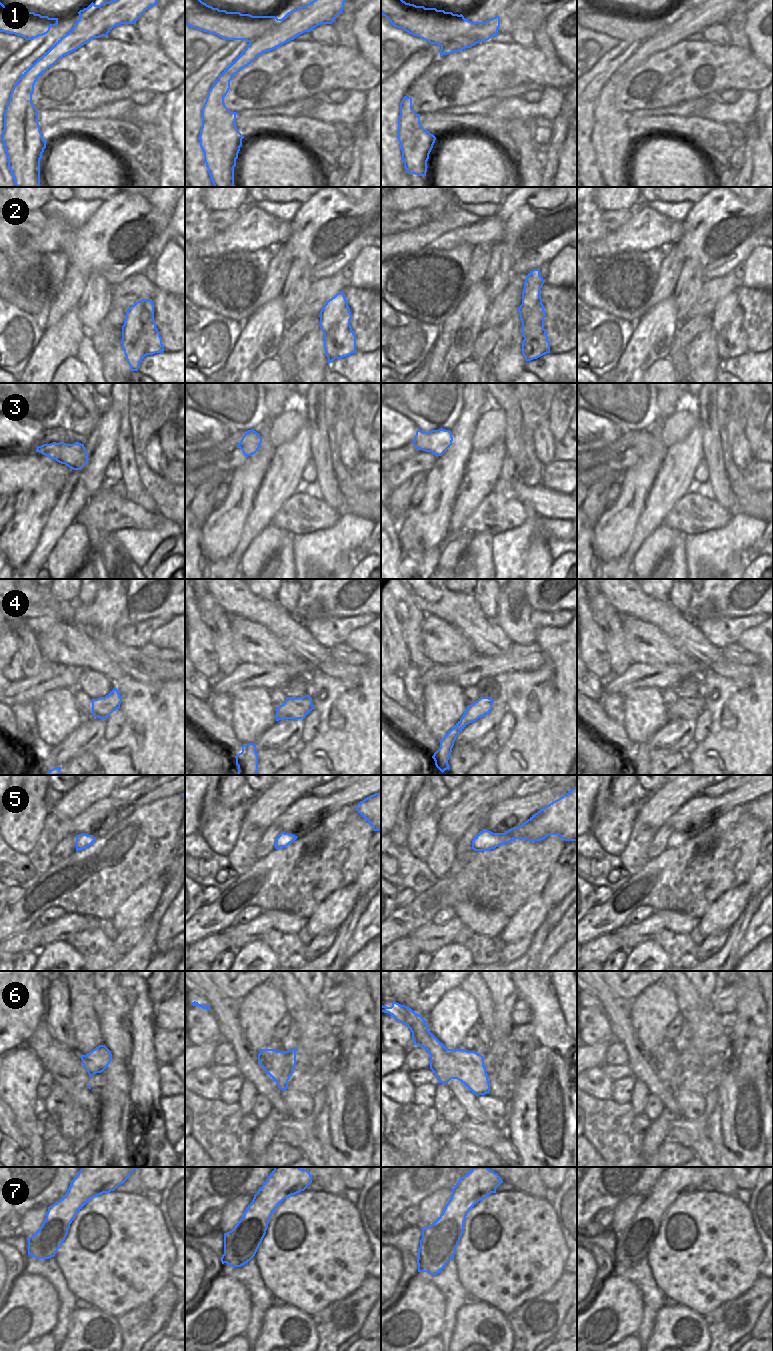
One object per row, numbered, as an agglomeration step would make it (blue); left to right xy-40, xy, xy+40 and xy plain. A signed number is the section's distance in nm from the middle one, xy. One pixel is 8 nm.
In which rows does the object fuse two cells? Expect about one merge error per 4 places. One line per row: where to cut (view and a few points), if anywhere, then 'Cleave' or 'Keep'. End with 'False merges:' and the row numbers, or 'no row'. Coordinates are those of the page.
1: Split along xy+40 (476, 22), (466, 35), (457, 37), (441, 47). Cleave
2: Split along xy (350, 325), (346, 330), (336, 328), (336, 357). Cleave
3: No split. Keep
4: No split. Keep
5: No split. Keep
6: Split along xy-40 (85, 1055), (85, 1063), (88, 1069), (95, 1073). Cleave
7: No split. Keep
False merges: 1, 2, 6.

